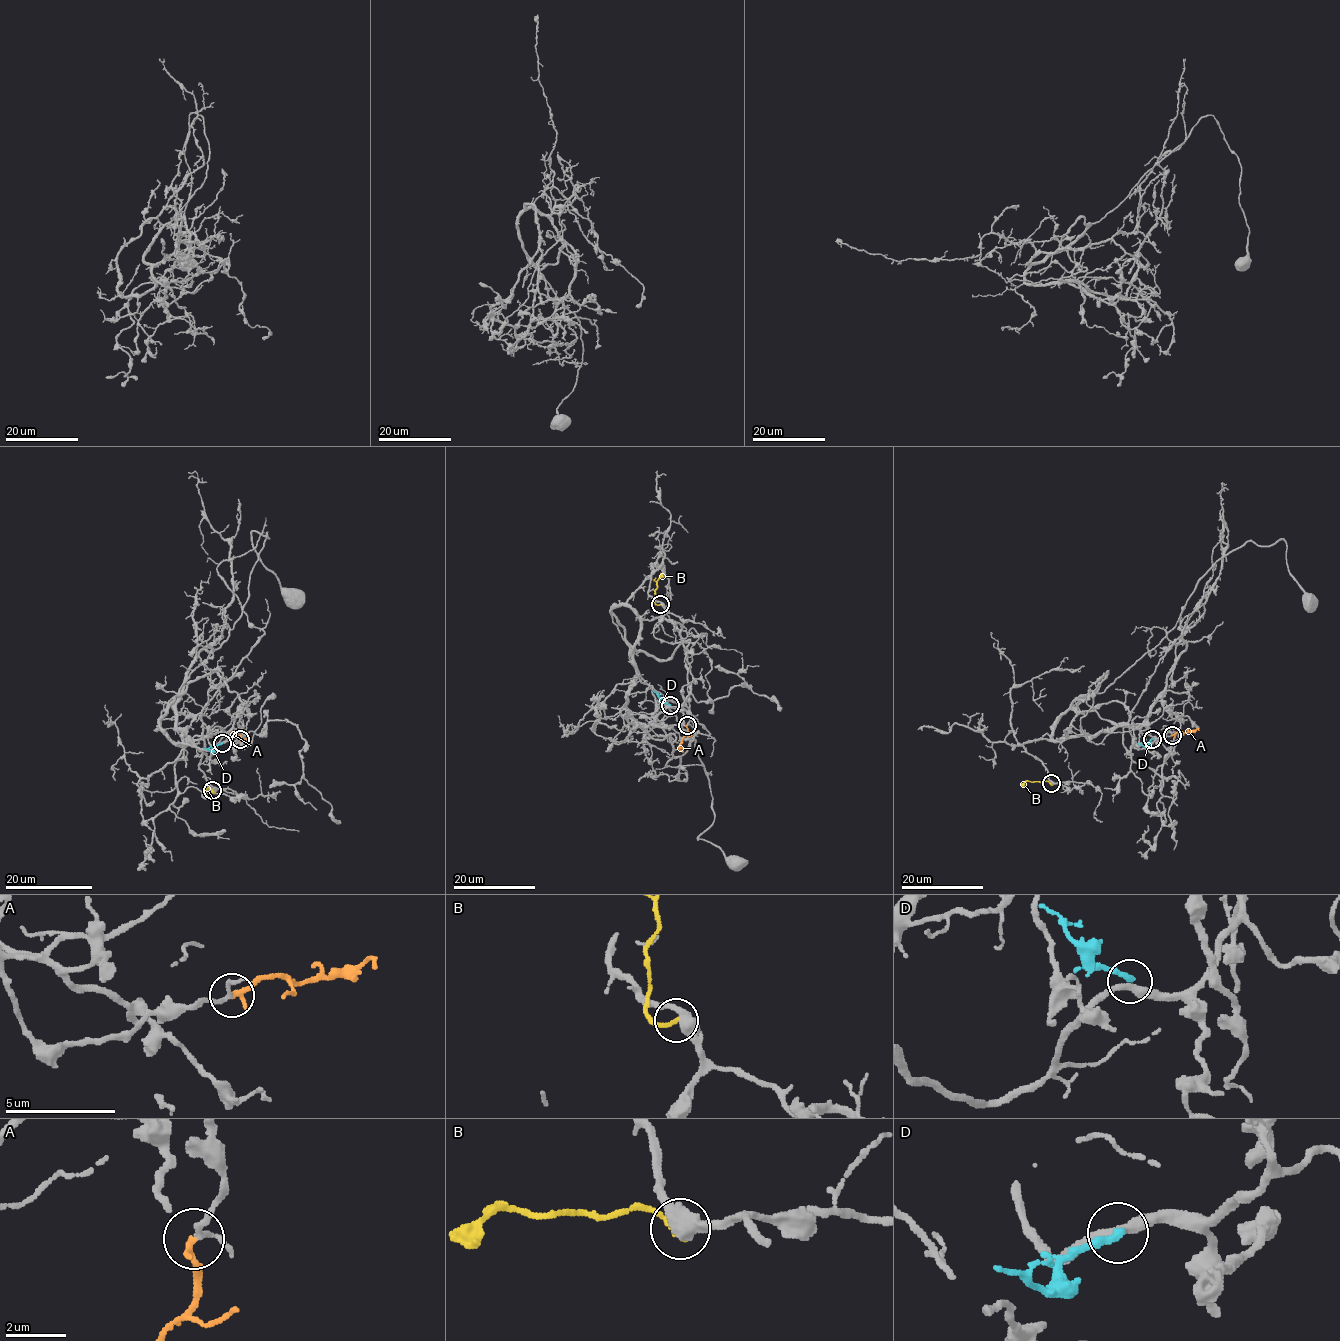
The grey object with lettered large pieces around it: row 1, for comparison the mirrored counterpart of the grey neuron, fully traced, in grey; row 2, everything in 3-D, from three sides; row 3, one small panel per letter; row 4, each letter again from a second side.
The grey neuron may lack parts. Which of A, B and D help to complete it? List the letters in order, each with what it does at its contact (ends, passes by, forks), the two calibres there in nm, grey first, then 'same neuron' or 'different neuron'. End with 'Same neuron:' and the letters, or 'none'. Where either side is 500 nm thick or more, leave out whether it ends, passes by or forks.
A: it ends; calibres 190 and 240 nm; same neuron
B: calibres 500 and 170 nm; same neuron
D: it ends; calibres 320 and 280 nm; different neuron
Same neuron: A, B

